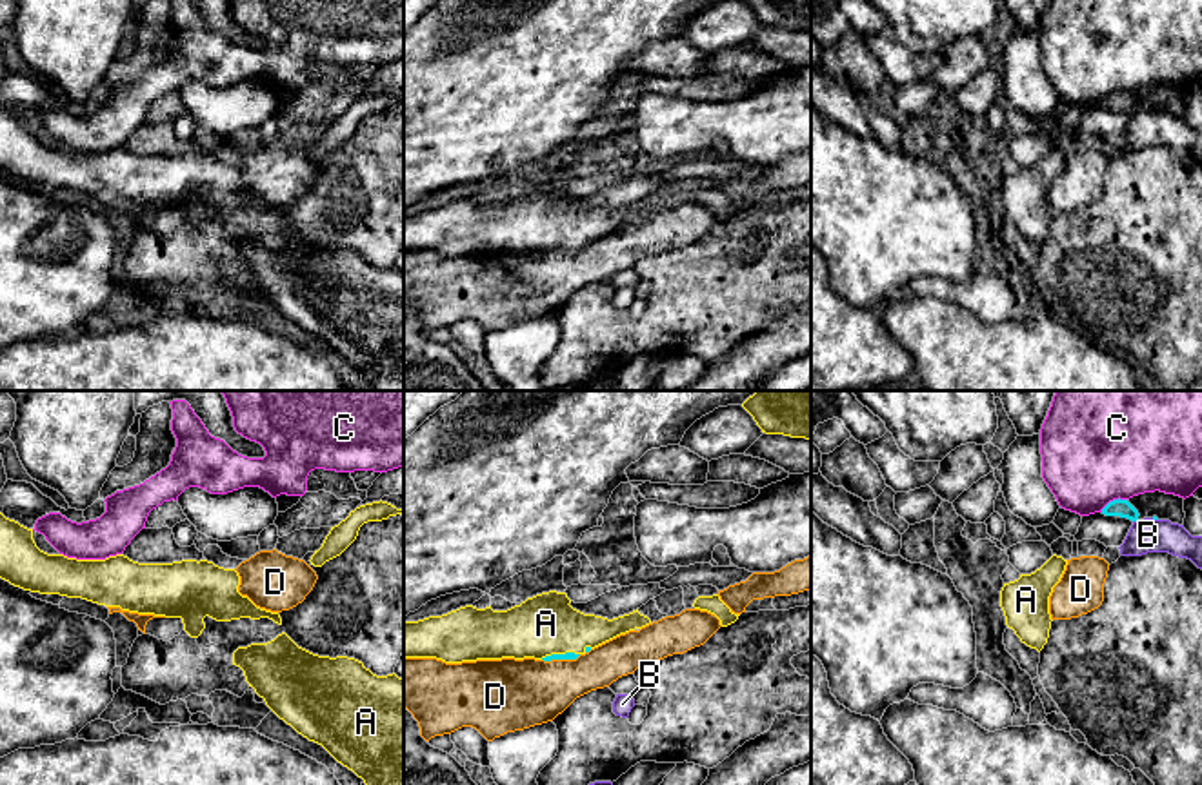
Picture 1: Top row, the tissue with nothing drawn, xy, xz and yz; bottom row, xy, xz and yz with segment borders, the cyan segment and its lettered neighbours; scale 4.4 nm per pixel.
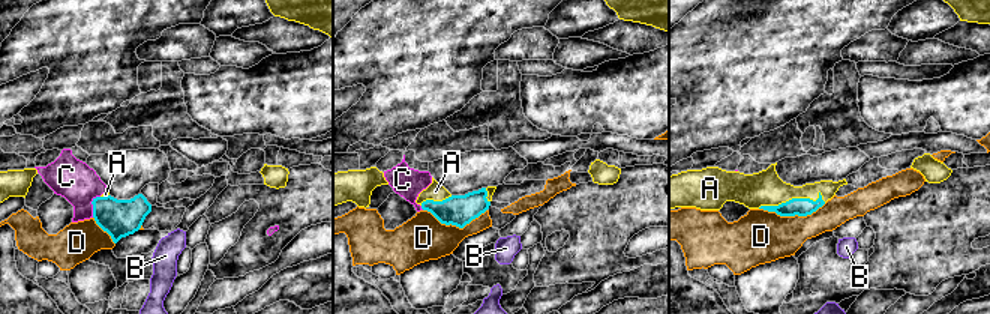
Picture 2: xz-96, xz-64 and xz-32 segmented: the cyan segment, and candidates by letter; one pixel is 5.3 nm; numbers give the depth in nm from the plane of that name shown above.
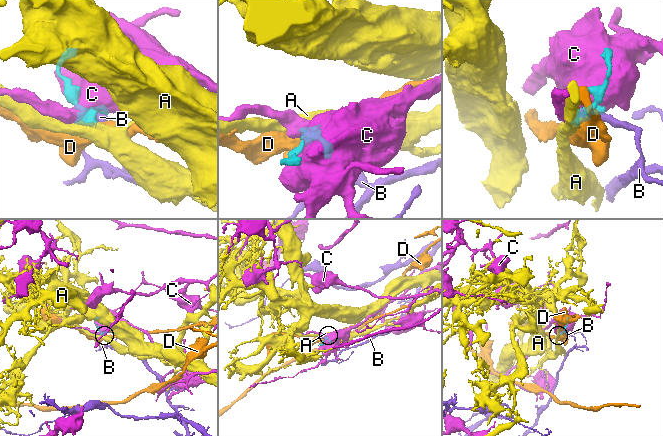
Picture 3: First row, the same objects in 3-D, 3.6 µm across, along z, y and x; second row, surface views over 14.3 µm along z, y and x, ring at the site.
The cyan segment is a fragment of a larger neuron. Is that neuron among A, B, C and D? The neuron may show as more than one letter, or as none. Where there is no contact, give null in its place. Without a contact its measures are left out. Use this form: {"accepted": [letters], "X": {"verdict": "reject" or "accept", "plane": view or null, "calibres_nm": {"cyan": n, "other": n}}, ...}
{"accepted": ["A"], "A": {"verdict": "accept", "plane": "xz", "calibres_nm": {"cyan": 30, "other": 280}}, "B": {"verdict": "reject", "plane": "yz", "calibres_nm": {"cyan": 80, "other": 150}}, "C": {"verdict": "reject", "plane": "yz", "calibres_nm": {"cyan": 80, "other": 500}}, "D": {"verdict": "reject", "plane": "xz", "calibres_nm": {"cyan": 30, "other": 300}}}

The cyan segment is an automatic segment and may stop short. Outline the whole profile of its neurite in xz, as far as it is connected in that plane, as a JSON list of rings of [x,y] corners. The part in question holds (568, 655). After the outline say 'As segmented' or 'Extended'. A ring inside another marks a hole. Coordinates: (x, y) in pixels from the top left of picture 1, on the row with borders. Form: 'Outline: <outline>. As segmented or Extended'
Outline: [[[542,592],[507,611],[460,607],[404,621],[404,658],[446,663],[502,658],[576,660],[651,620],[636,611],[607,620],[573,609],[566,592]]]. Extended

